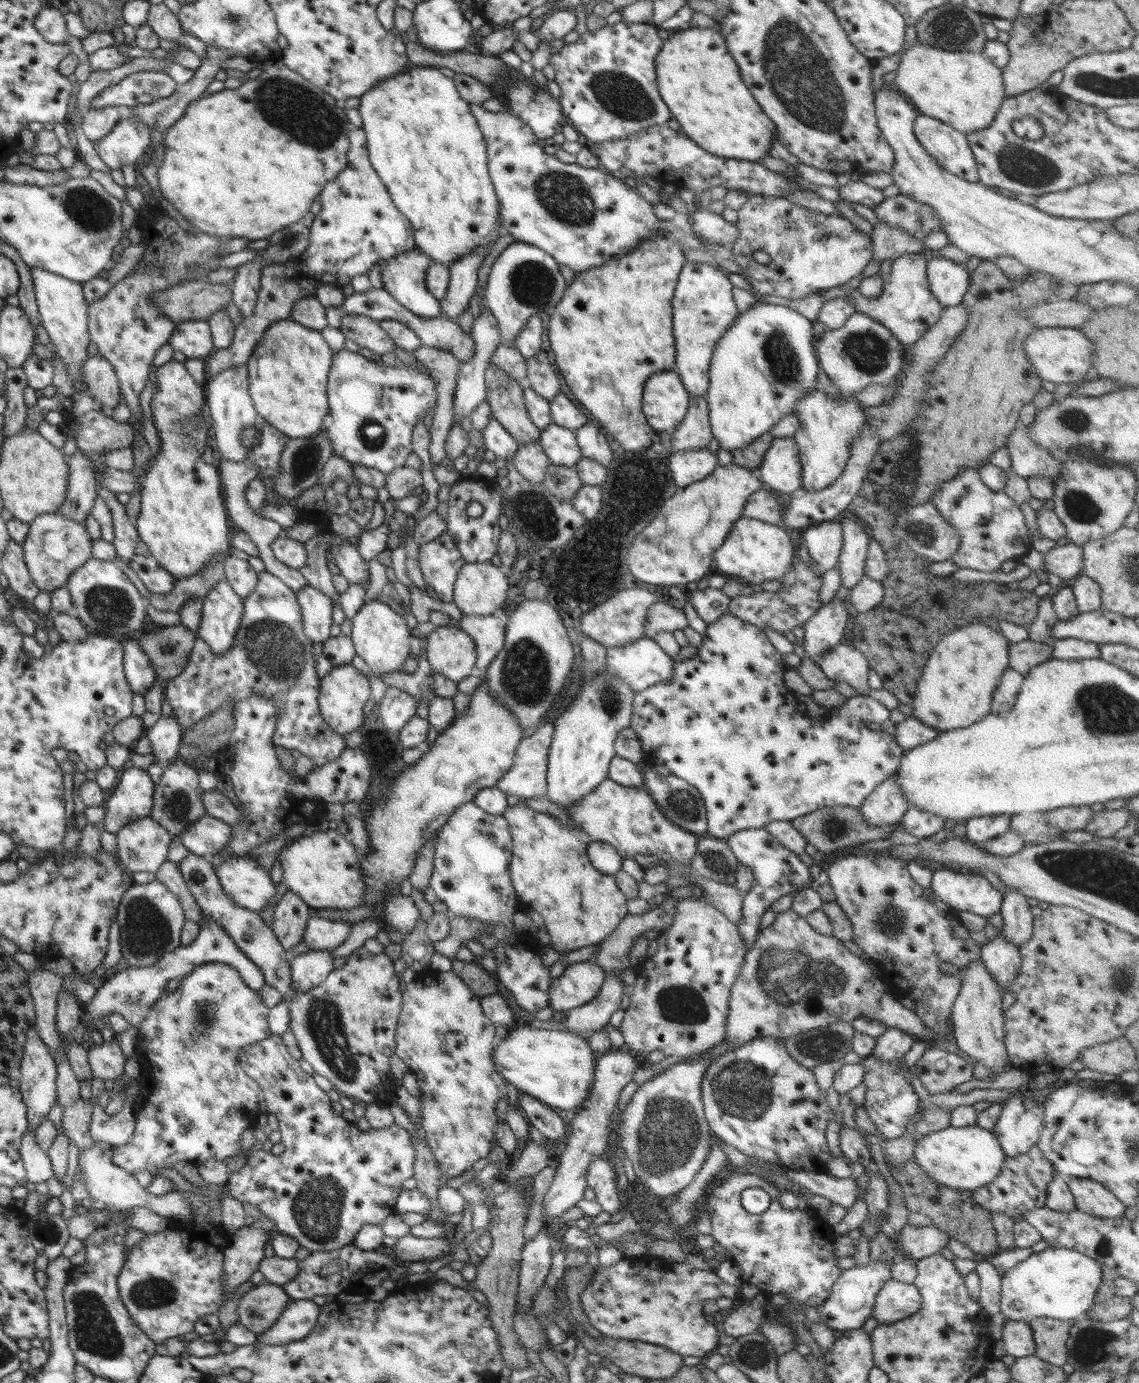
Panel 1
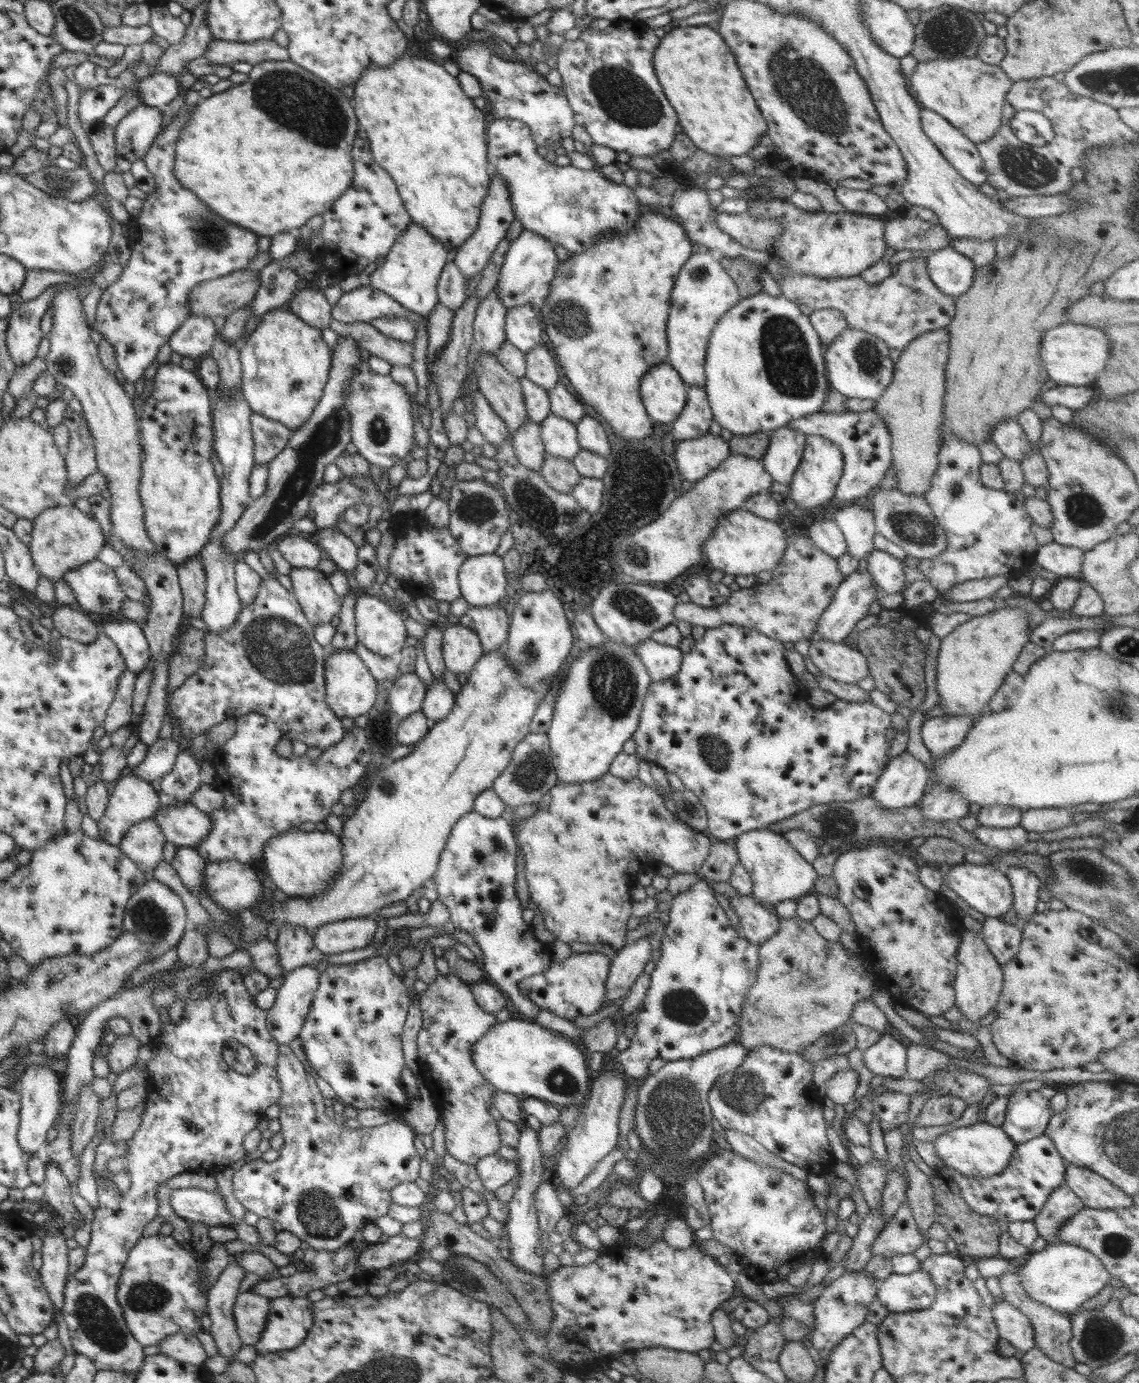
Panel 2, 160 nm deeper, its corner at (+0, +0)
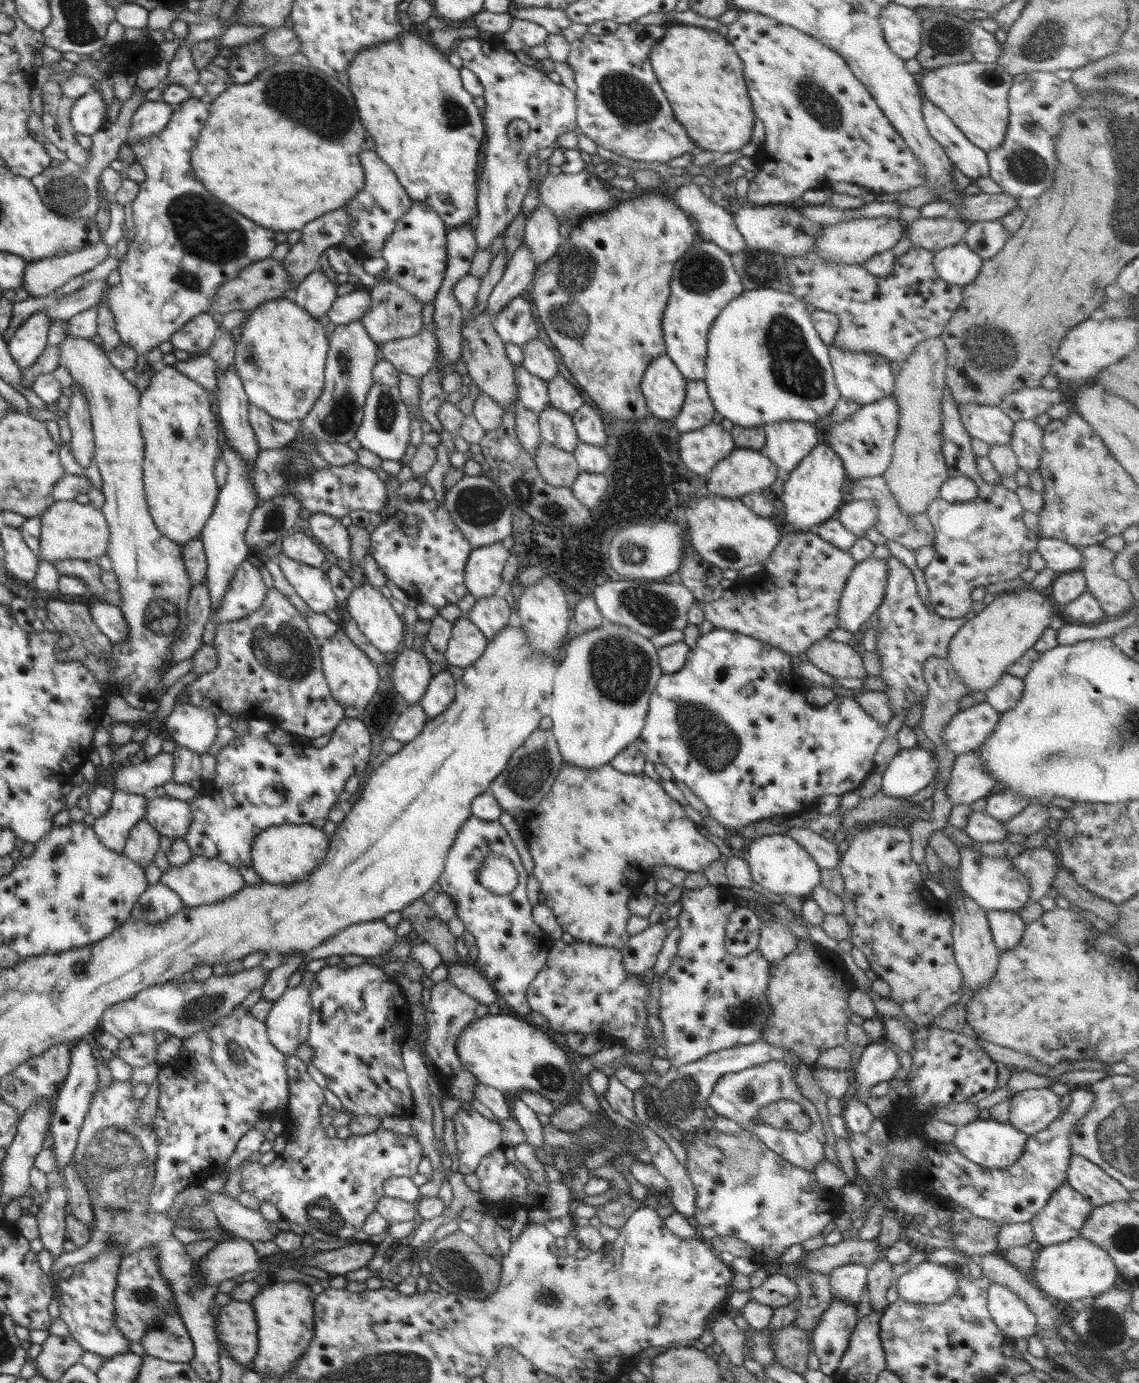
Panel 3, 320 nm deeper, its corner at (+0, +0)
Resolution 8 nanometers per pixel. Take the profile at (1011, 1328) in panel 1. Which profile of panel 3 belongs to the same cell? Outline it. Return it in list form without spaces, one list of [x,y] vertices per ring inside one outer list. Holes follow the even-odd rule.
[[[992,1283],[987,1289],[987,1301],[990,1316],[1004,1336],[1016,1341],[1036,1334],[1036,1315],[1015,1292]]]

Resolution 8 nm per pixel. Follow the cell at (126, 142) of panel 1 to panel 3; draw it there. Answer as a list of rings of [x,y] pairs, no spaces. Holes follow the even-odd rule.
[[[145,100],[132,117],[126,145],[132,148],[136,141],[166,128],[173,111],[174,107],[162,100]]]

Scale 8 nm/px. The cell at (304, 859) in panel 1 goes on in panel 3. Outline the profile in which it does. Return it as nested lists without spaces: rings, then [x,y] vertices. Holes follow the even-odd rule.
[[[312,824],[271,826],[259,832],[251,844],[251,865],[263,883],[290,885],[311,873],[324,860],[329,838]]]

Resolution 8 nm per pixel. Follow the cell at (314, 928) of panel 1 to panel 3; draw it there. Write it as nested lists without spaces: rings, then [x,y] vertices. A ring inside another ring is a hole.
[[[383,920],[350,925],[326,940],[320,947],[305,953],[306,956],[298,971],[306,971],[306,966],[313,960],[326,960],[332,956],[352,955],[362,958],[382,956],[388,953],[397,939],[397,933]]]

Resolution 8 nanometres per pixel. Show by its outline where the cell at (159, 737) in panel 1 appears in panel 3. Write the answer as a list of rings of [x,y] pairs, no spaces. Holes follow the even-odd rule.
[[[160,751],[140,764],[124,764],[115,769],[107,783],[115,790],[130,794],[152,795],[157,786],[173,780],[174,757]]]

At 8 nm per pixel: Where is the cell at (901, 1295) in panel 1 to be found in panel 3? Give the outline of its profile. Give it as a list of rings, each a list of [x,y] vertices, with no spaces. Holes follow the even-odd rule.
[[[923,1261],[911,1271],[906,1271],[894,1282],[899,1294],[899,1300],[910,1301],[914,1304],[942,1304],[955,1295],[959,1287],[958,1272],[949,1270],[945,1265]]]

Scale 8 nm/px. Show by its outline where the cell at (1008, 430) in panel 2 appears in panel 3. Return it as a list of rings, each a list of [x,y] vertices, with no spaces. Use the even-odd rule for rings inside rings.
[[[957,405],[960,421],[971,438],[992,446],[1010,446],[1014,421],[996,405]]]

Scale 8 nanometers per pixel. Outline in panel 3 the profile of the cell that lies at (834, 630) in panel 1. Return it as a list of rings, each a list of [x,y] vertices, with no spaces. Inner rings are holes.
[[[870,555],[861,563],[856,563],[845,584],[839,604],[839,627],[855,635],[862,624],[870,620],[870,616],[879,609],[885,597],[888,582],[888,565],[884,559]]]

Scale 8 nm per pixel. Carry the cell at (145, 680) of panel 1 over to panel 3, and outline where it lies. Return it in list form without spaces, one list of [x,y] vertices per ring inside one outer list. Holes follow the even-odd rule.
[[[106,601],[89,604],[94,624],[114,643],[125,643],[129,637],[129,626],[120,607]]]

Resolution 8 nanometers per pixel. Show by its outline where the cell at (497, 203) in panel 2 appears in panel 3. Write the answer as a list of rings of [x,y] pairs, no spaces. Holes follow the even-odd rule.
[[[476,37],[462,39],[457,41],[454,51],[458,52],[462,59],[463,68],[474,72],[484,89],[485,107],[482,109],[482,113],[486,139],[481,152],[481,165],[477,172],[478,209],[475,224],[477,251],[479,251],[490,248],[494,238],[501,233],[504,234],[509,222],[521,211],[524,196],[530,190],[532,179],[528,168],[530,156],[541,148],[552,146],[558,136],[565,132],[572,132],[577,127],[577,100],[575,92],[562,83],[553,82],[540,67],[525,66],[510,51],[495,52],[491,39],[482,40]],[[514,119],[529,122],[529,135],[523,141],[514,142],[508,138],[507,126]]]

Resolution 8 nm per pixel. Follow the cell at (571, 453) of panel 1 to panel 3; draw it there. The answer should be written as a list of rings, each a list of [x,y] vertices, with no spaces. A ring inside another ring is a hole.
[[[549,404],[537,416],[539,417],[539,432],[544,442],[564,452],[572,453],[576,450],[580,441],[570,415],[552,408]]]

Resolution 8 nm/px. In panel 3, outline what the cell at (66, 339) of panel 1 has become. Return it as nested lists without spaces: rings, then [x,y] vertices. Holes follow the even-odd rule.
[[[66,332],[65,339],[58,344],[61,348],[61,365],[70,370],[74,383],[83,388],[85,400],[90,408],[93,436],[95,439],[94,460],[102,475],[101,491],[105,501],[101,511],[108,523],[110,539],[107,554],[112,561],[112,572],[119,582],[121,594],[120,610],[129,626],[129,637],[125,643],[114,643],[111,658],[117,662],[112,670],[114,683],[124,685],[130,695],[139,696],[142,700],[154,698],[156,687],[160,684],[165,672],[161,668],[167,664],[171,655],[171,646],[179,639],[178,630],[187,619],[188,599],[191,591],[186,565],[180,552],[181,546],[172,544],[164,533],[159,531],[153,521],[146,502],[143,486],[144,440],[139,426],[140,391],[132,384],[123,372],[110,363],[104,348],[94,344],[91,339],[78,338]]]

